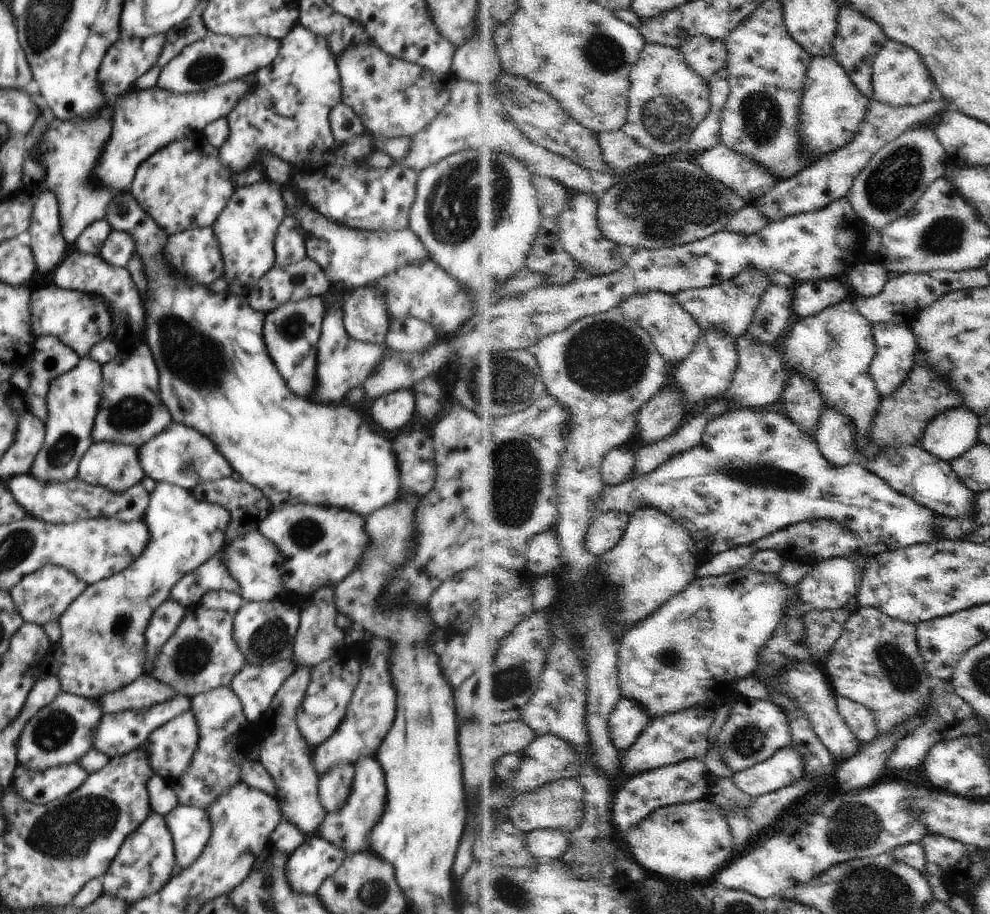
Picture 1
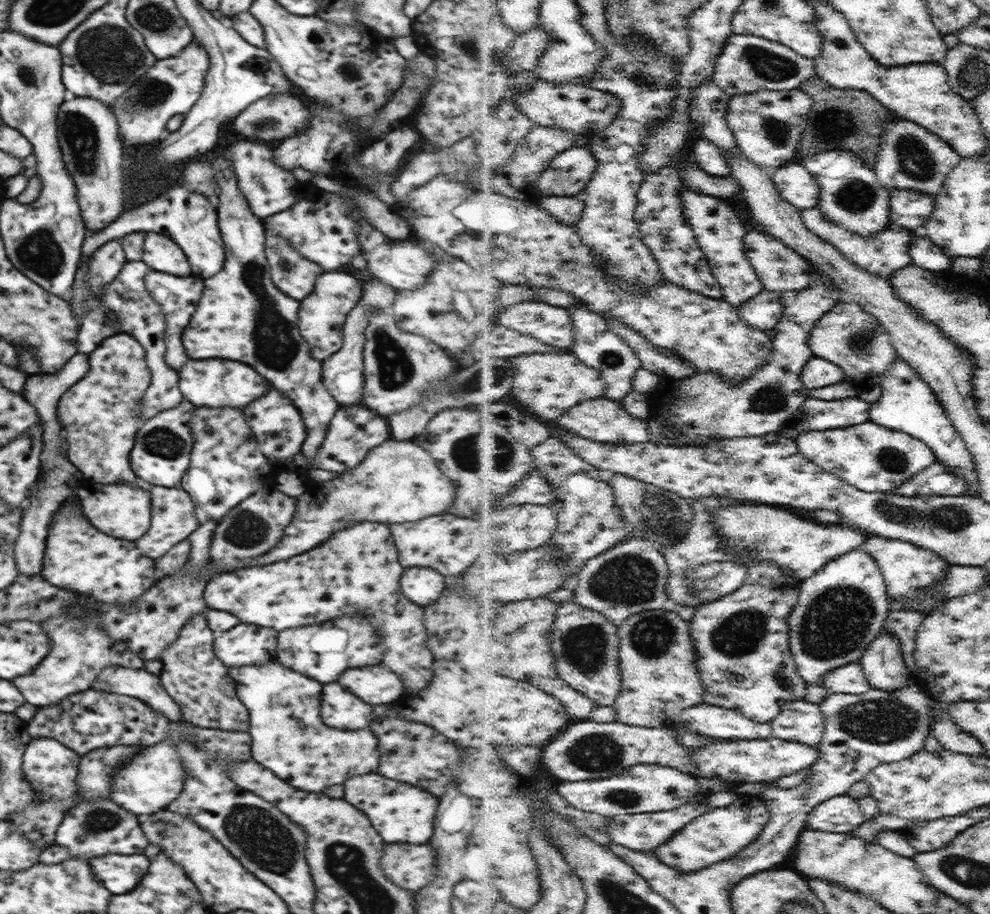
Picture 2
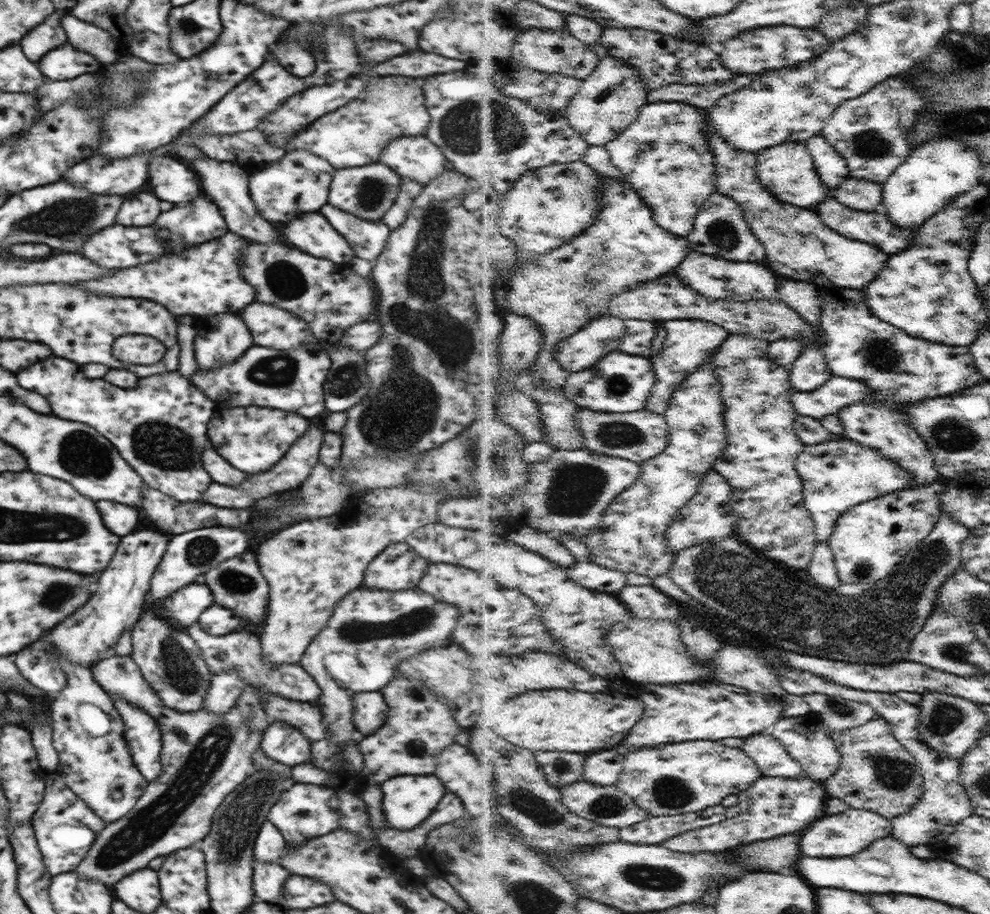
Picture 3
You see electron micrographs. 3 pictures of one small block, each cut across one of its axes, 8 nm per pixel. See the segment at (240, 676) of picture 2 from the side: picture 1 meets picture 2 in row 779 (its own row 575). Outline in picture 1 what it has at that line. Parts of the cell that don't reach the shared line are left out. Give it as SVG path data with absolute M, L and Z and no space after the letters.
M288 506L269 514L258 527L282 556L282 584L286 590L312 594L322 586L342 582L364 558L368 532L358 514L324 506Z

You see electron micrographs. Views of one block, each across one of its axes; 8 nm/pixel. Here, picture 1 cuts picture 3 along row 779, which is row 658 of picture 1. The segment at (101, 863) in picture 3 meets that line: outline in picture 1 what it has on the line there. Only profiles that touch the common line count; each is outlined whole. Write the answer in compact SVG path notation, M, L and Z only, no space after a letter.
M196 603L186 608L178 629L155 659L150 676L188 698L219 687L229 687L247 661L236 643L233 623L234 616L227 611L206 609Z

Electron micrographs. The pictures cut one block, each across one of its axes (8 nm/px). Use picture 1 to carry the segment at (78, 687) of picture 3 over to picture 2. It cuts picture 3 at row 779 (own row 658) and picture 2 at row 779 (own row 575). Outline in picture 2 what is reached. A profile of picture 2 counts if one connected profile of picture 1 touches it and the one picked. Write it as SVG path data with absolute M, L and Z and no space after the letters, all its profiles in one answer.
M163 741L142 748L126 762L118 774L113 774L110 799L135 815L153 815L166 809L168 804L180 796L186 776L185 764L180 759L178 747Z

